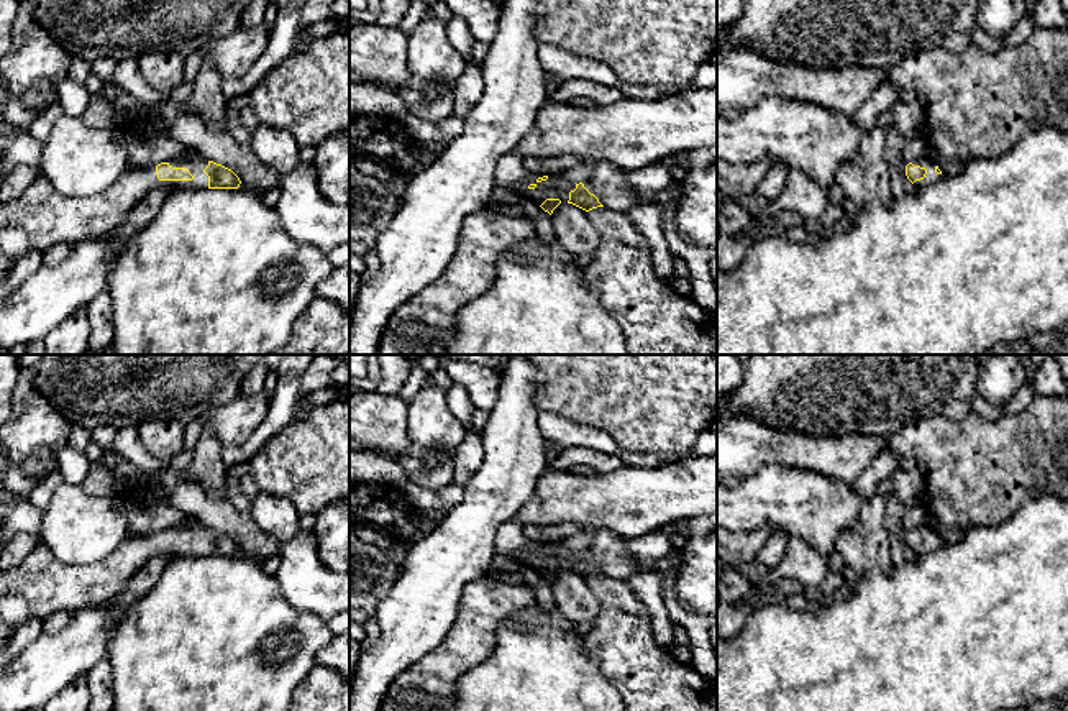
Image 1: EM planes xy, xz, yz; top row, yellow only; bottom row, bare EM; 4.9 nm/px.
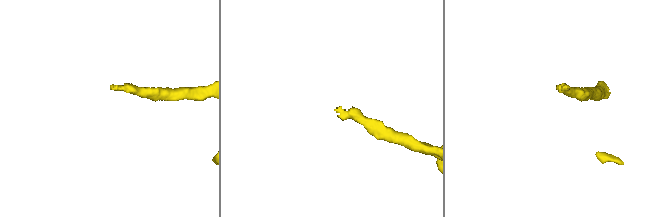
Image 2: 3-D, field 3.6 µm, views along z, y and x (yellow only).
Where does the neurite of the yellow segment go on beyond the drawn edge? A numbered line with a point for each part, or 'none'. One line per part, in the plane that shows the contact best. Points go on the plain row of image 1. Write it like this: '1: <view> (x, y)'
1: xy (48, 585)

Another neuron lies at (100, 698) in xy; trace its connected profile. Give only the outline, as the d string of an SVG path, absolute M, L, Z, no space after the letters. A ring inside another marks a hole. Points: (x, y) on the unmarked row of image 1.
M107 658L98 660L87 673L89 711L112 711L112 665Z

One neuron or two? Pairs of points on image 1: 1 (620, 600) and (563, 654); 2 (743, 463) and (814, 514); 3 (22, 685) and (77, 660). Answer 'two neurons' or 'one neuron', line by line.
1: two neurons
2: two neurons
3: one neuron

